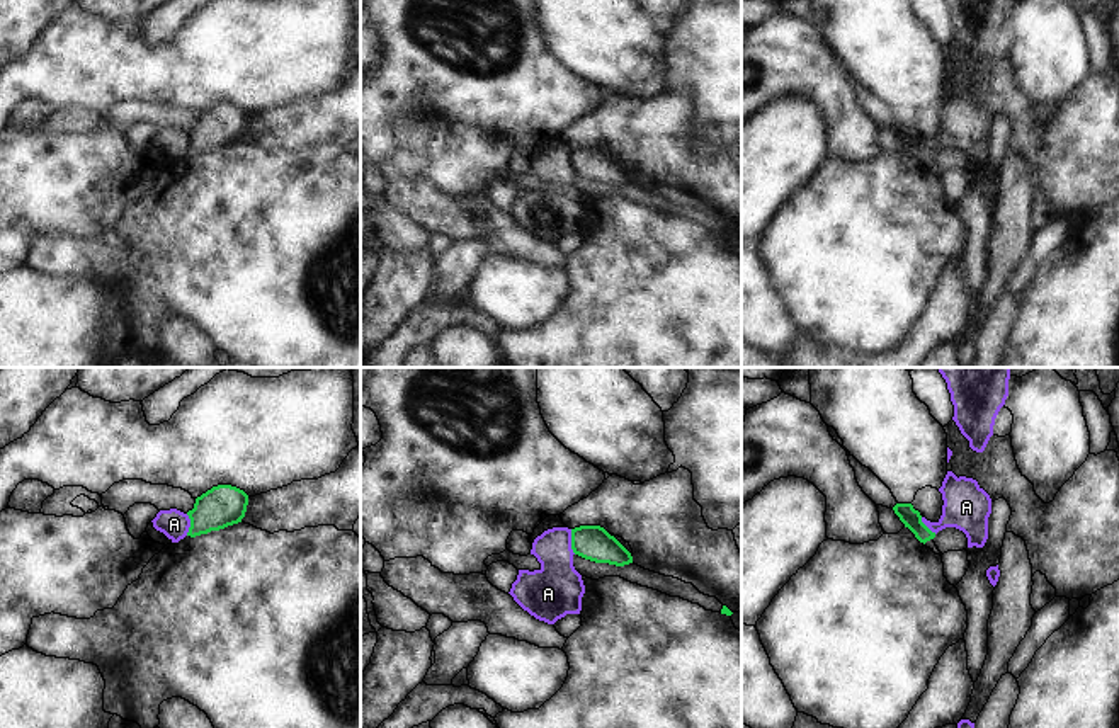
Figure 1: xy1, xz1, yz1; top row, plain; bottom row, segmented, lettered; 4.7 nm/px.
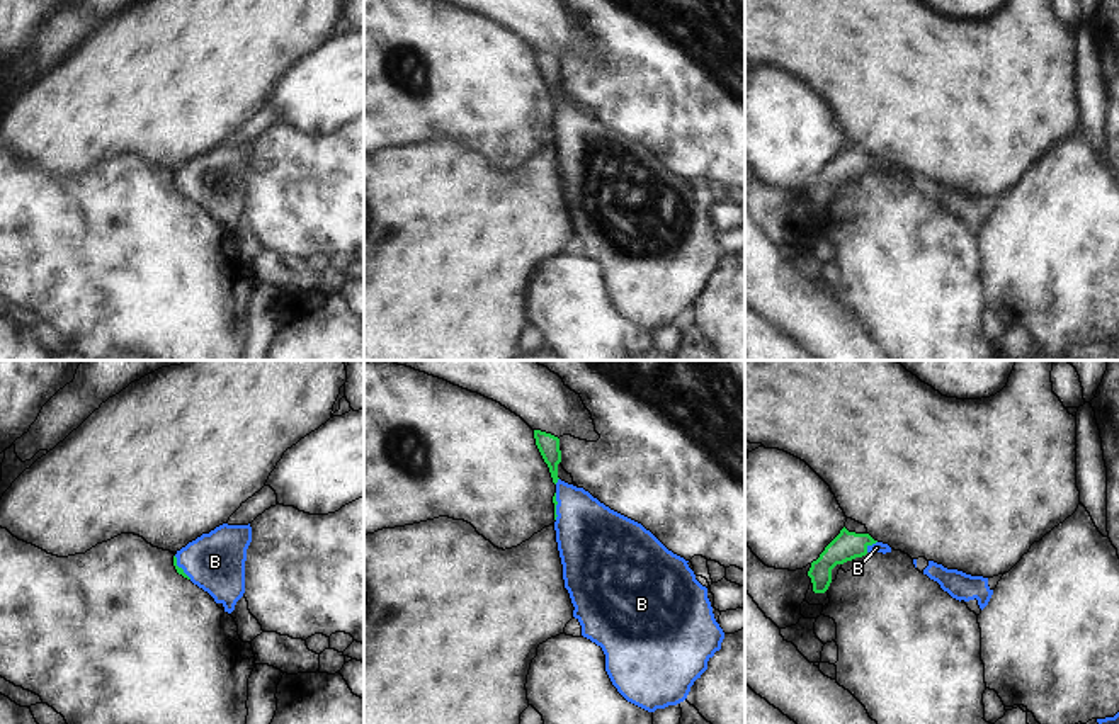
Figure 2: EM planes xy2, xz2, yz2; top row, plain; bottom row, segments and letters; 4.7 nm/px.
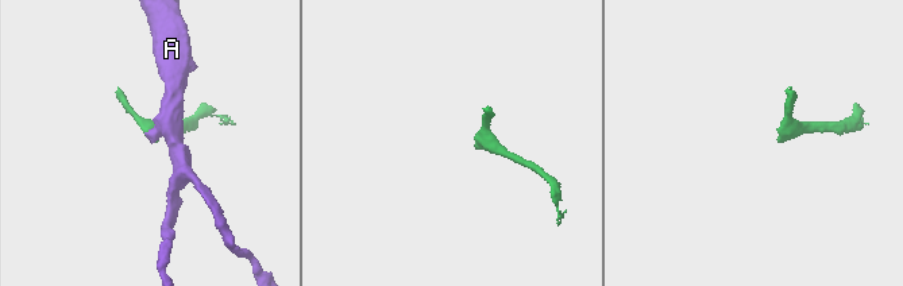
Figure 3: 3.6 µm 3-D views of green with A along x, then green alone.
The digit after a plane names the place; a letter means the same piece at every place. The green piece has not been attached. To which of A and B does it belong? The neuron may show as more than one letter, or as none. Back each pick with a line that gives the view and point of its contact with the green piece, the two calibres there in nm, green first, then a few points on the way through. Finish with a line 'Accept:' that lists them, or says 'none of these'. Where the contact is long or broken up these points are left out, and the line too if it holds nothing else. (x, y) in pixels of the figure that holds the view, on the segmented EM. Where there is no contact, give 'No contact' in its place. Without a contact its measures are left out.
B: Touches green at yz2 (869, 544). Thickness 140 nm (green) against 50 nm. Path across: yz2 (847, 546), (869, 544), (876, 548)
Accept: B

